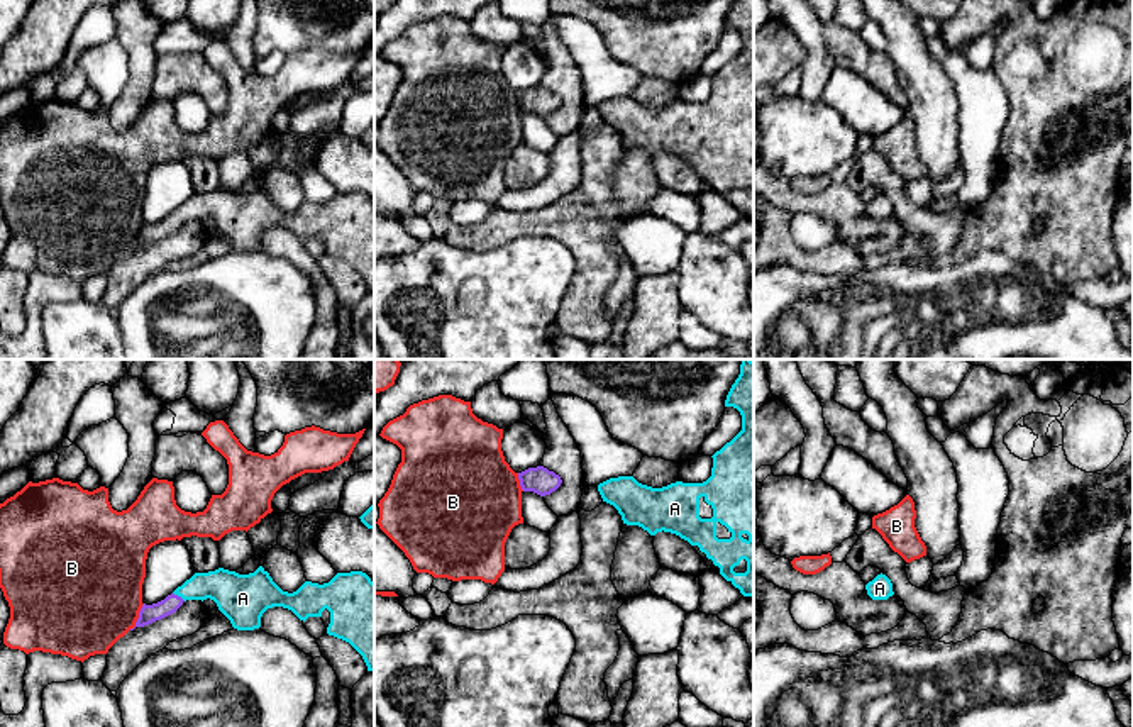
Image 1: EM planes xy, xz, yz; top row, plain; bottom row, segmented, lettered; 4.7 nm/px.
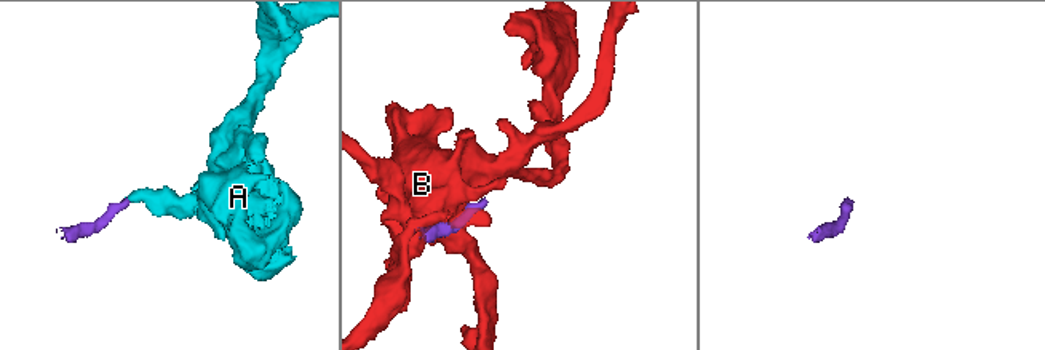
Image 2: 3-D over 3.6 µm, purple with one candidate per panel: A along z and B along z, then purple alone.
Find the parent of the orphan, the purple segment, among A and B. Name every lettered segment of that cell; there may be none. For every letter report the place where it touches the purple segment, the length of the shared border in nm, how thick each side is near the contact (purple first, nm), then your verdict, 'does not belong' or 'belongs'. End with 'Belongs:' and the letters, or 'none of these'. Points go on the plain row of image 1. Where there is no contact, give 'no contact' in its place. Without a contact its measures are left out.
A: xy (180, 217) | 80 nm | 90/190 nm | belongs
B: xy (139, 238) | 150 nm | 90/480 nm | does not belong
Belongs: A

